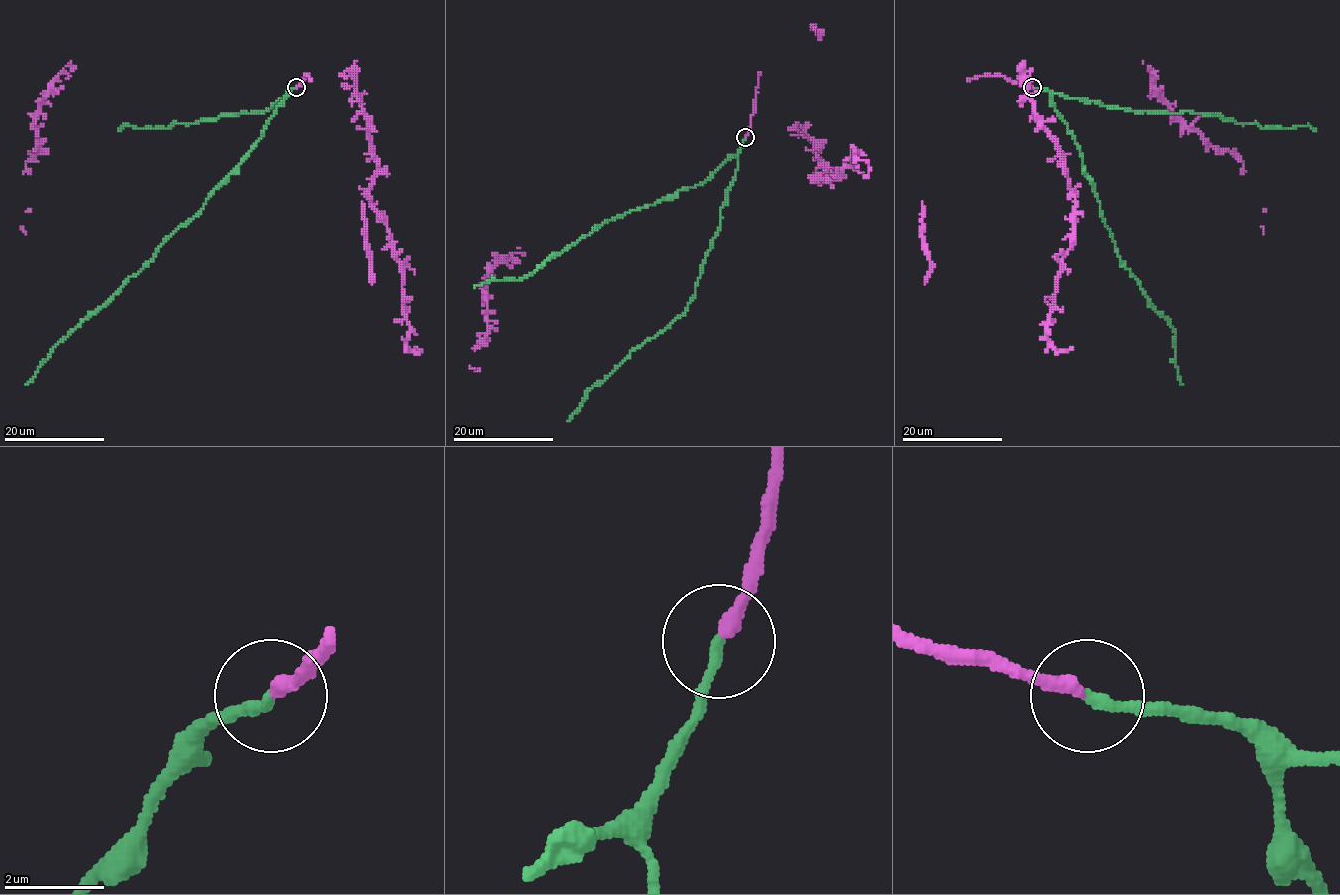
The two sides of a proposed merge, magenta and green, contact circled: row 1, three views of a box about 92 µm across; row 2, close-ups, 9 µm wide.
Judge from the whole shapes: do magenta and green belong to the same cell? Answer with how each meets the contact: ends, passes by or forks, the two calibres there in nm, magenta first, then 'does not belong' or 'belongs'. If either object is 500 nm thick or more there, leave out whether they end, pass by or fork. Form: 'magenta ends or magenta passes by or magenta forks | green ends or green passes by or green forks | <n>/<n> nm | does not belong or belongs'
magenta ends | green ends | 280/220 nm | belongs

